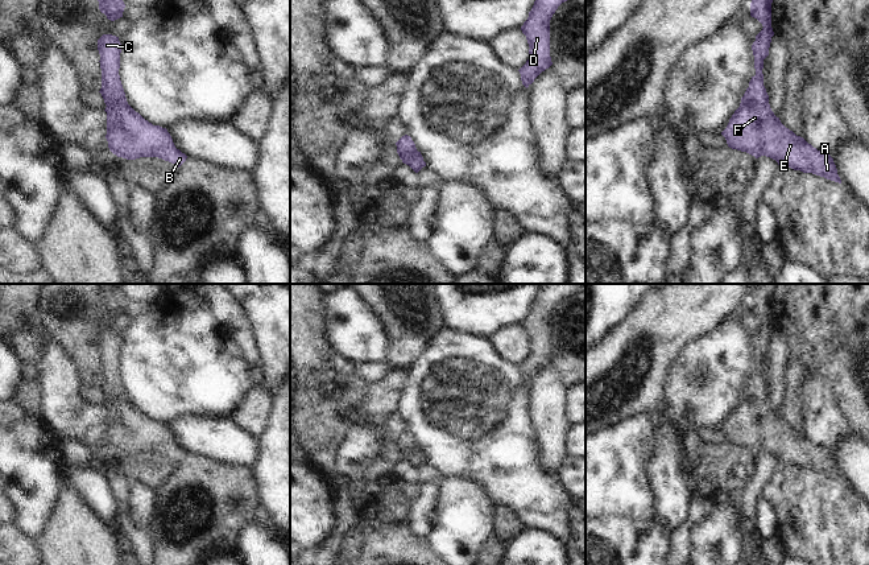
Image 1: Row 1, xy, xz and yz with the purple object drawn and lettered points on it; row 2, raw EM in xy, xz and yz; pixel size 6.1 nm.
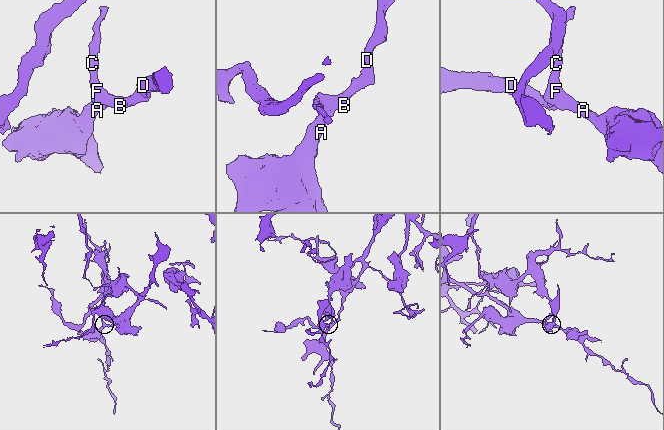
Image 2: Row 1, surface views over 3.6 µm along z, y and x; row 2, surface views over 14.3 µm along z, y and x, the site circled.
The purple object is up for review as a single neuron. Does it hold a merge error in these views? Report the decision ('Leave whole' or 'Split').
Leave whole.

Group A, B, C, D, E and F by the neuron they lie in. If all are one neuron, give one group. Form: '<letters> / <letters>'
A B C D E F

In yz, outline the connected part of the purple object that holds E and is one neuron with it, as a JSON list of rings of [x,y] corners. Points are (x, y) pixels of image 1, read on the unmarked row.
[[[756,284],[752,292],[750,312],[764,322],[752,341],[756,371],[752,372],[740,403],[721,430],[732,445],[746,448],[756,454],[766,451],[775,455],[779,463],[812,469],[841,479],[833,454],[786,424],[770,404],[762,364],[774,331],[771,323],[774,288],[775,284]]]

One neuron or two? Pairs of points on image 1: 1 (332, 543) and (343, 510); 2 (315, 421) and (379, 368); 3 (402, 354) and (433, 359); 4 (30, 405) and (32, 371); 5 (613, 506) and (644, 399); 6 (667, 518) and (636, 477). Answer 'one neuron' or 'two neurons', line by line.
1: one neuron
2: two neurons
3: two neurons
4: one neuron
5: two neurons
6: two neurons

